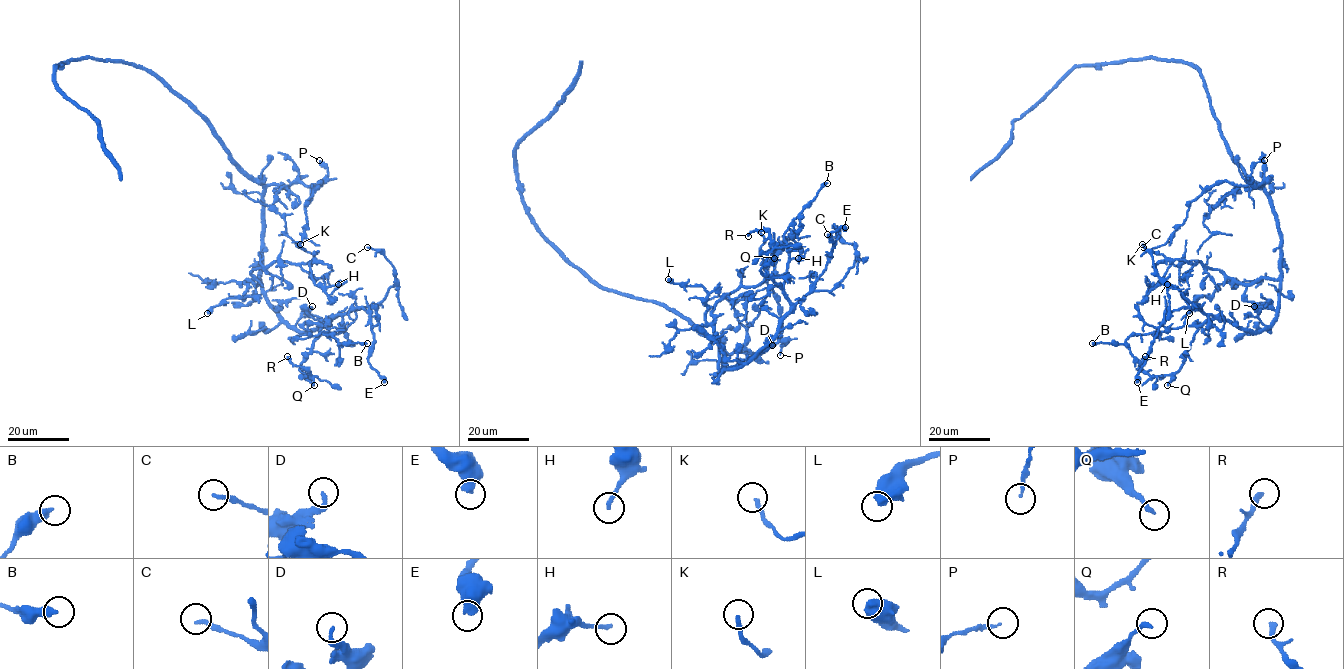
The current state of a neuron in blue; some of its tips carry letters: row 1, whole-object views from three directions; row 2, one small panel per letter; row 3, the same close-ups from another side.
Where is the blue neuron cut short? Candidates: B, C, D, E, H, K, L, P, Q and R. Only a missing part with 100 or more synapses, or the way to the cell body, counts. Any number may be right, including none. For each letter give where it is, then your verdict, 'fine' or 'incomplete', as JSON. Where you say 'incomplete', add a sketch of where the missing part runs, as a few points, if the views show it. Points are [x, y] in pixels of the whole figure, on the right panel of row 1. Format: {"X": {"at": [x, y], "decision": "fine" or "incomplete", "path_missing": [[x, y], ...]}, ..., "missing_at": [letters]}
{"B": {"at": [1092, 343], "decision": "fine"}, "C": {"at": [1143, 247], "decision": "fine"}, "D": {"at": [1254, 306], "decision": "fine"}, "E": {"at": [1137, 382], "decision": "fine"}, "H": {"at": [1167, 284], "decision": "fine"}, "K": {"at": [1142, 244], "decision": "fine"}, "L": {"at": [1189, 313], "decision": "fine"}, "P": {"at": [1264, 160], "decision": "fine"}, "Q": {"at": [1167, 385], "decision": "fine"}, "R": {"at": [1145, 356], "decision": "fine"}, "missing_at": []}

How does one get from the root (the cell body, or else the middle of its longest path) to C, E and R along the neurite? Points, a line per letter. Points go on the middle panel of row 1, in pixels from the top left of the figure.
C: (684, 317), (724, 352), (721, 371), (741, 368), (803, 297), (831, 291), (853, 265), (856, 246), (827, 234)
E: (684, 317), (724, 352), (721, 371), (741, 368), (810, 291), (834, 247), (829, 236), (845, 227)
R: (684, 317), (724, 352), (721, 371), (775, 334), (790, 304), (761, 270), (774, 242), (748, 236)

